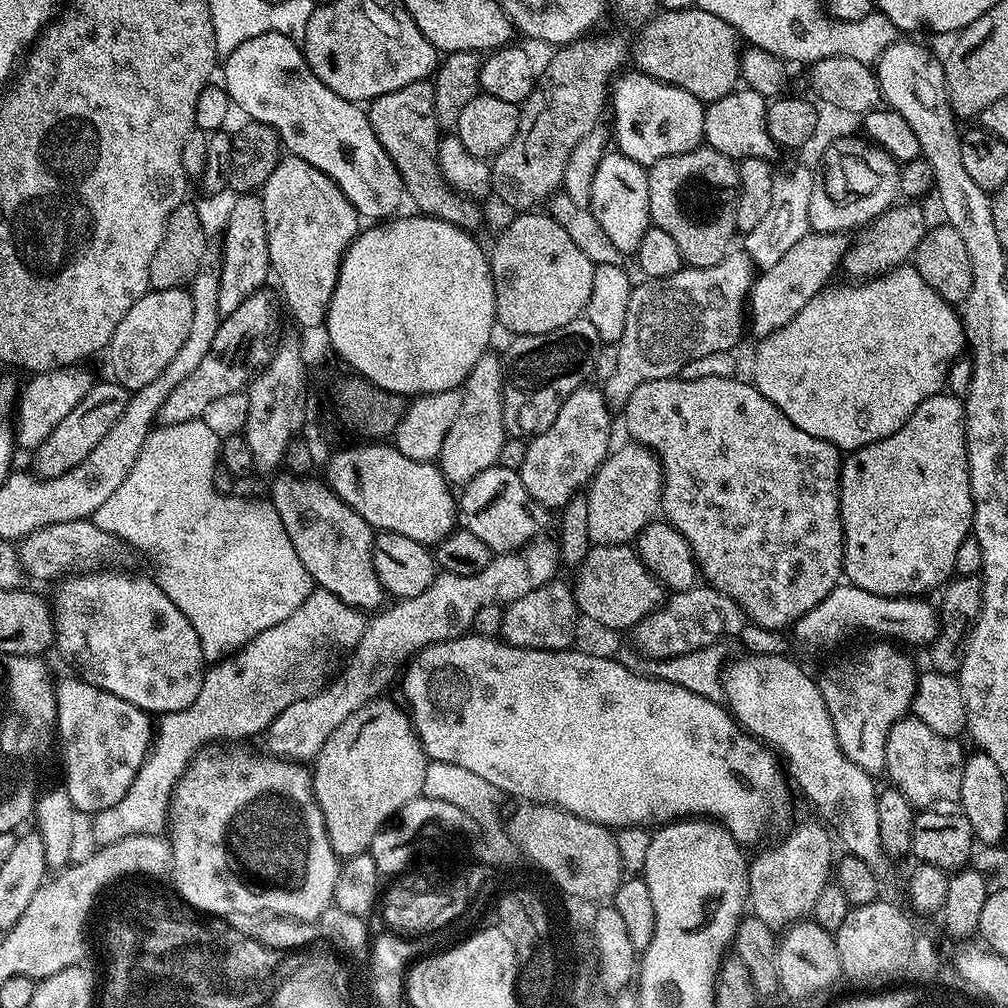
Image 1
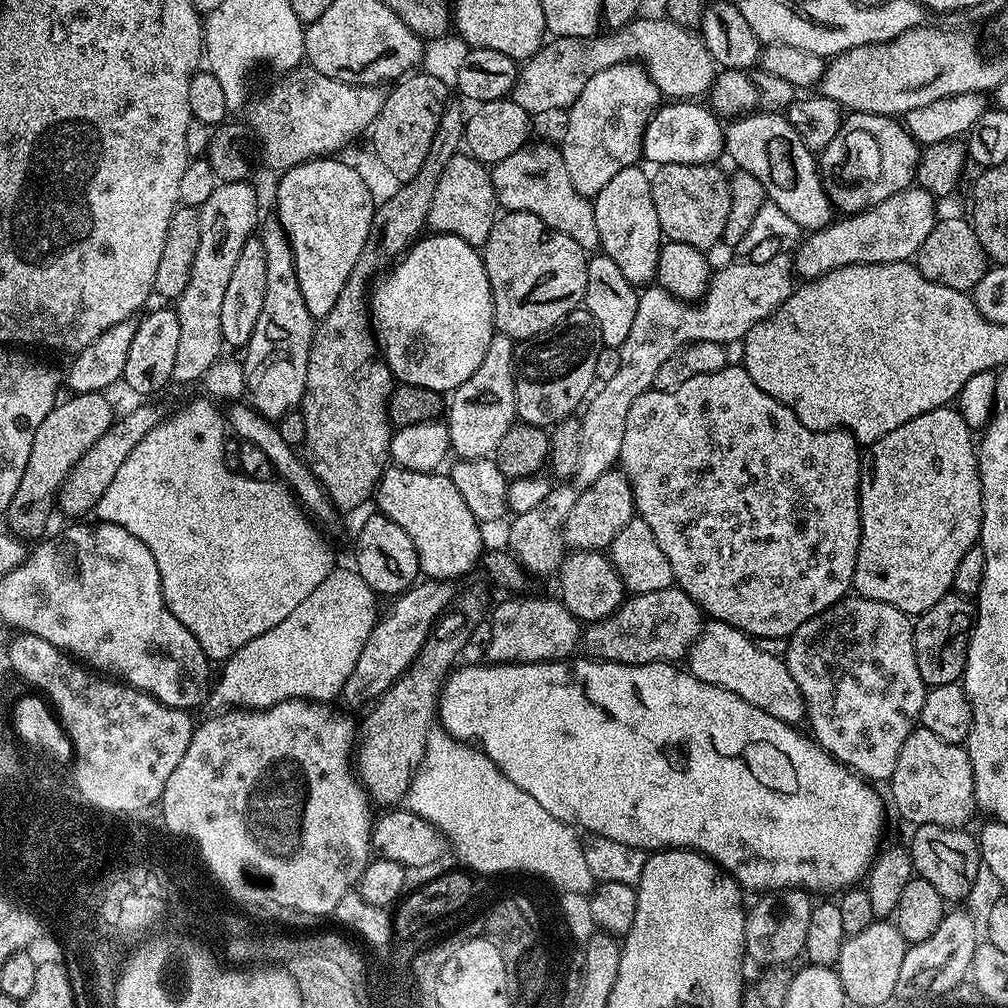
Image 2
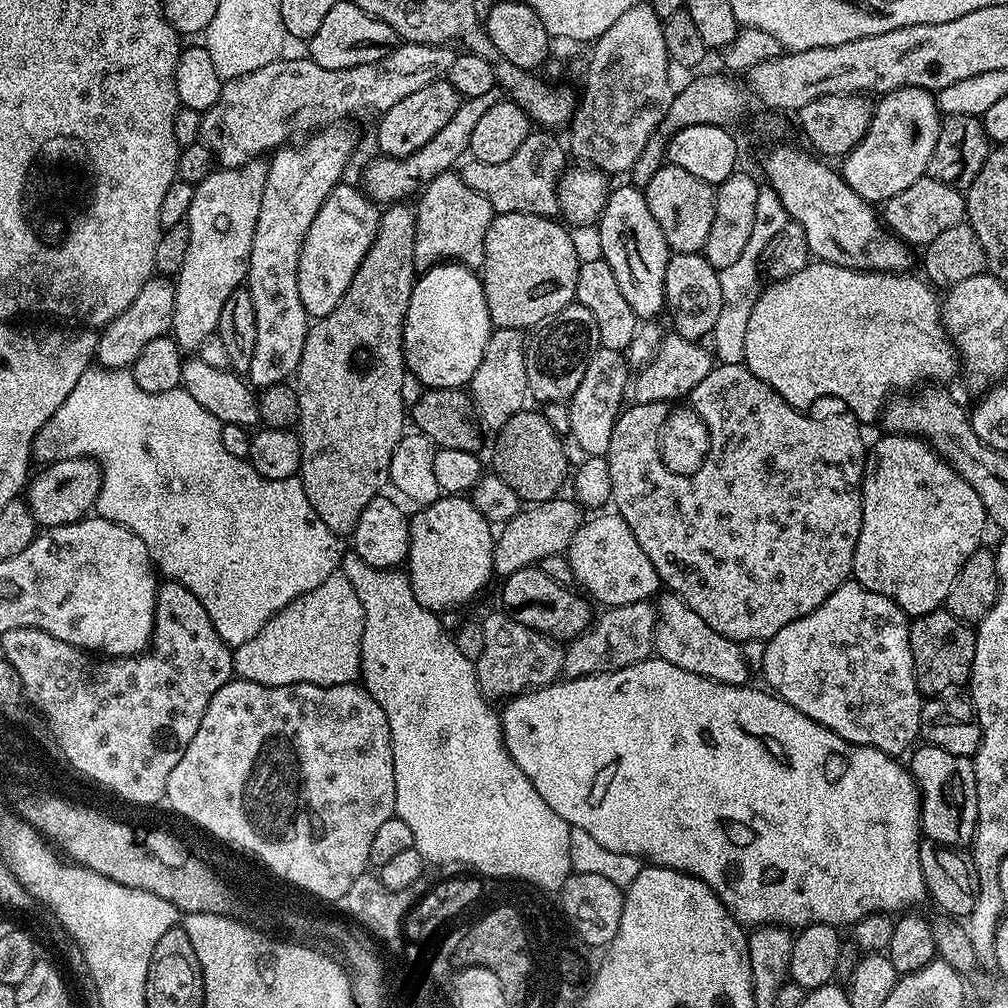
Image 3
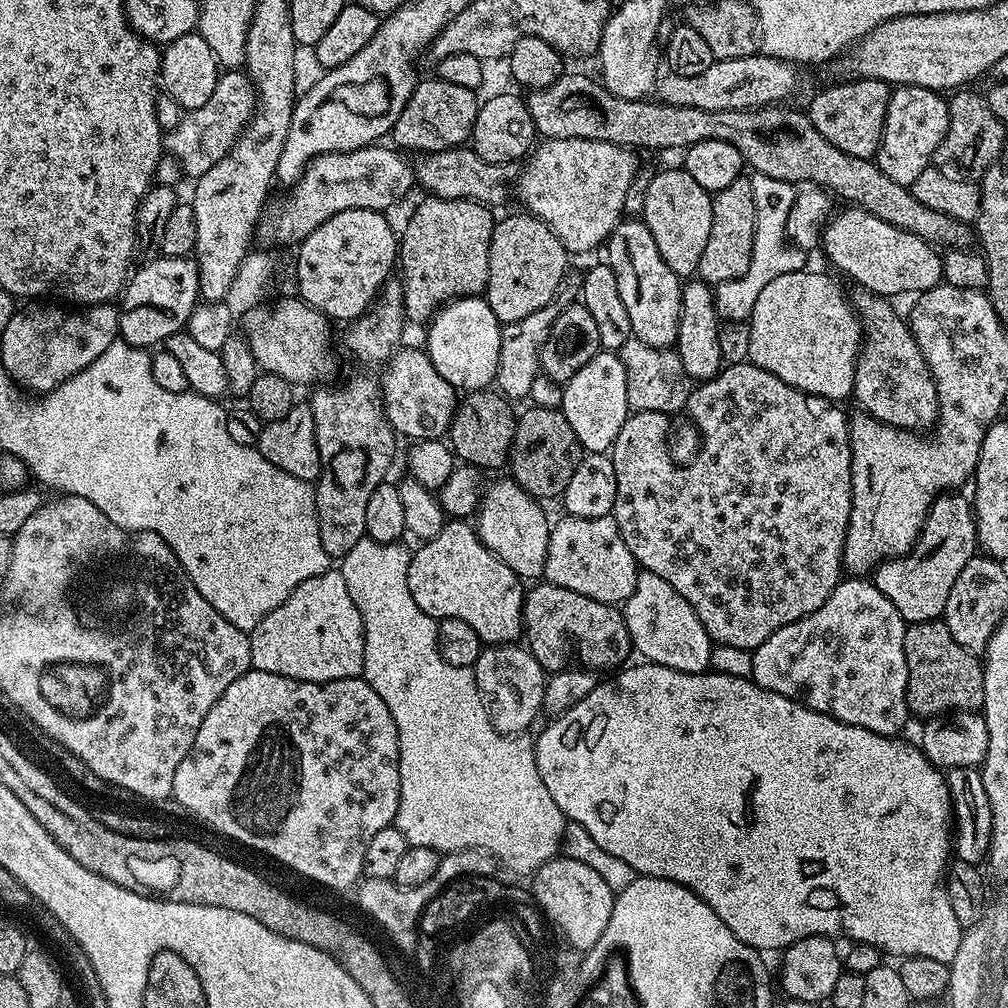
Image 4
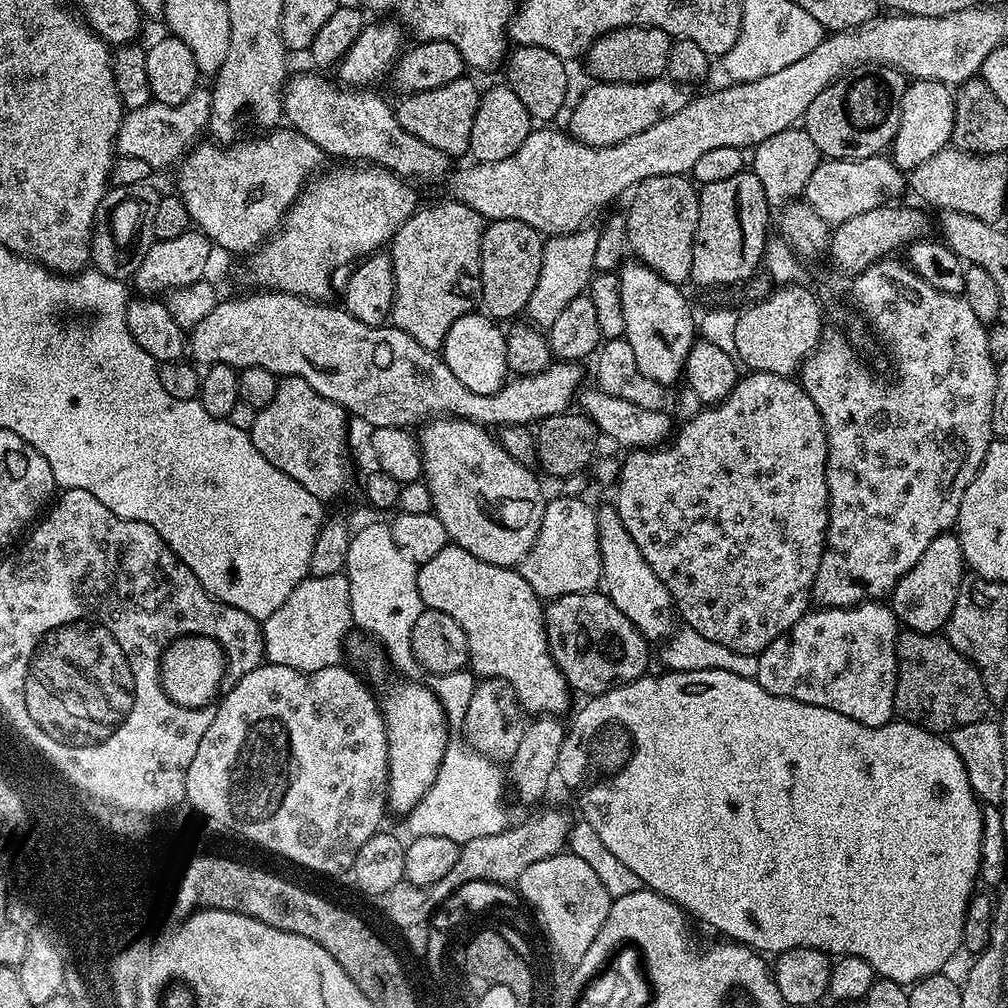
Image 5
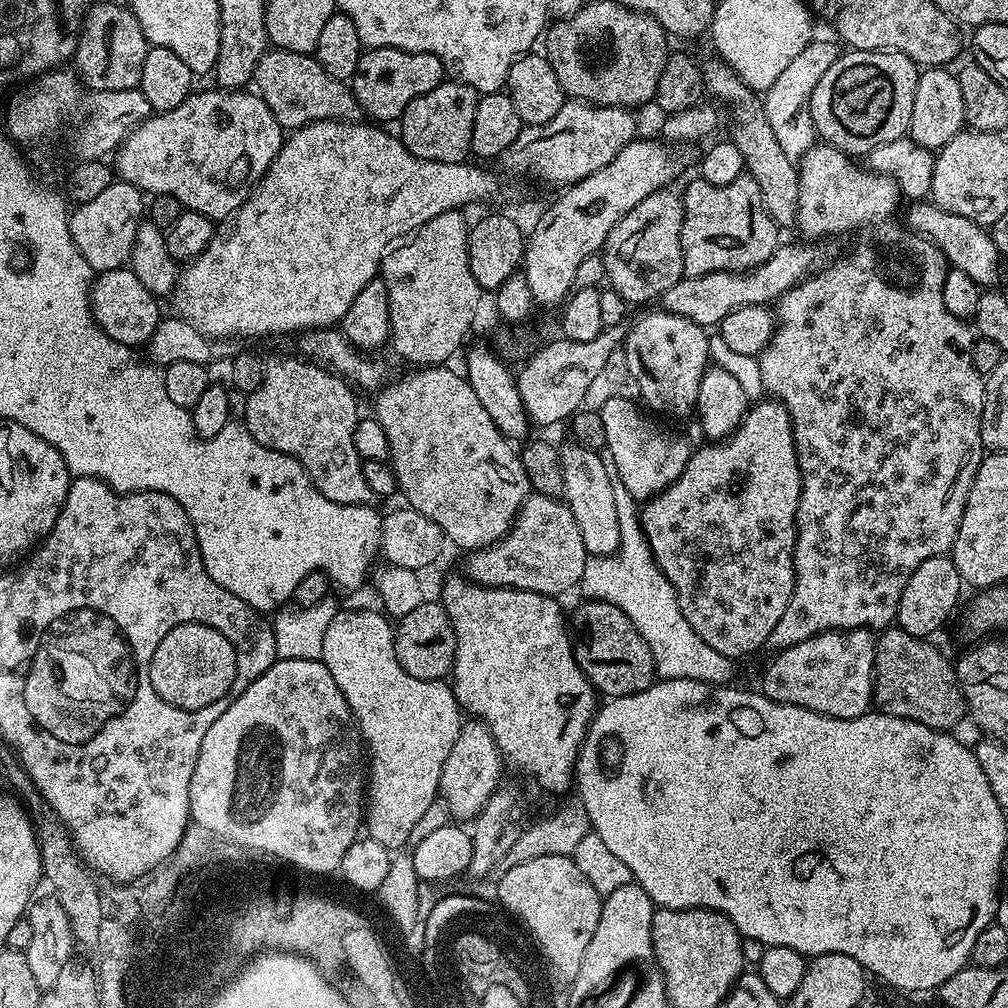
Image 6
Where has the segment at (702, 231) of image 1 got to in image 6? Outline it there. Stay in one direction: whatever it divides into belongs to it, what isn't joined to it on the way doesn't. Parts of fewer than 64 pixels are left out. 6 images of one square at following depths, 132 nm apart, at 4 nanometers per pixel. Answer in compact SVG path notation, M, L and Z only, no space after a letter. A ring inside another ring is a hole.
M661 190L642 198L610 230L602 249L604 280L611 291L622 294L629 306L659 301L674 282L684 277L683 217L683 199L672 190Z

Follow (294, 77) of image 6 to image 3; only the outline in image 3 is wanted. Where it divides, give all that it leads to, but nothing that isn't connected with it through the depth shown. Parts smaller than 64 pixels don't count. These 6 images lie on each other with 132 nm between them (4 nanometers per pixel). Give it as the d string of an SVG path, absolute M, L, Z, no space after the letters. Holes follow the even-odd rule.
M533 130L528 133L526 142L522 142L522 146L518 146L518 151L510 158L506 158L506 162L478 162L469 159L463 165L462 175L466 186L470 186L470 190L478 190L478 194L482 194L490 202L493 213L496 214L534 214L535 216L546 216L556 218L561 215L560 211L560 177L566 171L566 163L564 164L564 152L566 156L566 148L560 145L559 135L553 134L548 130Z

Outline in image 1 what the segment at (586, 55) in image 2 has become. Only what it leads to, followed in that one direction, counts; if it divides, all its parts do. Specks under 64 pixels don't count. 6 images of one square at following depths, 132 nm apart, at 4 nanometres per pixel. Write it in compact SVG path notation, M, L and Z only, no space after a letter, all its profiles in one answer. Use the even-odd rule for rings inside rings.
M699 6L683 8L677 12L661 11L653 15L651 19L643 25L640 37L636 40L636 45L631 45L630 60L634 63L635 71L644 72L650 78L661 80L667 84L678 86L694 98L705 102L711 102L722 98L726 94L735 92L740 79L740 54L742 51L742 40L735 28L731 28L718 14L710 14L702 10Z

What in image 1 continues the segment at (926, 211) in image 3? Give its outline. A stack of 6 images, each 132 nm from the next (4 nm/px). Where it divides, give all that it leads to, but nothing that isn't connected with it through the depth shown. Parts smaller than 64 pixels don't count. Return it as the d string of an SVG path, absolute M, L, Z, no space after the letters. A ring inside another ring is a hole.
M809 230L782 258L771 261L764 273L752 281L752 291L746 297L746 316L752 319L752 332L756 338L763 338L777 332L786 322L790 322L825 288L841 267L844 255L848 253L850 240L843 232L814 232Z

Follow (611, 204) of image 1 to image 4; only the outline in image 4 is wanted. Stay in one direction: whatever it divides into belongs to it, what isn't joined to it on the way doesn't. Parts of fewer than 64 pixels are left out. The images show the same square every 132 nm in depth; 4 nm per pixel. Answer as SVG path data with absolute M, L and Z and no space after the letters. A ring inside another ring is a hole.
M621 219L607 238L607 248L606 263L614 270L614 278L618 281L618 294L622 294L622 302L626 305L633 337L646 342L646 346L672 348L676 343L676 335L680 325L680 311L682 310L681 277L676 276L674 270L670 270L670 266L666 266L662 254L658 254L658 246L654 246L654 236L650 234L643 219Z

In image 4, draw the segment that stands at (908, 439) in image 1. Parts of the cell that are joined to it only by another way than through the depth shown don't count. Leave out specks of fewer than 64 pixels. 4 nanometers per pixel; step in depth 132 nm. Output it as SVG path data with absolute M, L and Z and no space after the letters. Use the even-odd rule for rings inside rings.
M964 494L937 496L928 512L928 517L924 519L920 537L916 540L914 547L904 556L884 561L874 573L874 583L878 586L878 590L882 590L882 594L886 594L890 602L894 602L894 610L902 614L905 625L941 619L946 610L946 598L950 598L950 590L954 586L954 581L958 579L958 574L962 574L966 562L970 562L970 558L977 555L978 541L974 504L969 497L967 500L966 497L960 495Z

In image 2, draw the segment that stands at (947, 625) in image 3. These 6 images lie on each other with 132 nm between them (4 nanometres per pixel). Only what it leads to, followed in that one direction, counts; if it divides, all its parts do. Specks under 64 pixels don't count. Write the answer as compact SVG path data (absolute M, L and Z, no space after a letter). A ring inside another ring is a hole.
M949 594L943 596L930 610L915 617L912 637L914 654L918 662L918 674L922 674L928 688L955 684L964 675L968 643L976 624L976 604L967 596Z

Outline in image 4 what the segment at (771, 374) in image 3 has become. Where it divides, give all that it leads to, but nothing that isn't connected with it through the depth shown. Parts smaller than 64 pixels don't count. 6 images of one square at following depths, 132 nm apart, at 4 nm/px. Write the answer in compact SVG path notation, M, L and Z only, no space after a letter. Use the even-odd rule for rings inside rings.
M803 270L799 272L792 272L782 274L781 277L774 278L772 282L767 283L763 287L762 292L758 295L758 300L754 304L753 312L750 319L747 321L747 328L749 330L749 348L747 359L753 364L757 364L762 370L766 370L770 374L774 374L778 378L782 378L782 382L786 382L790 386L794 386L800 392L808 393L809 397L817 398L816 396L825 396L825 401L828 402L844 402L844 400L853 395L852 387L854 386L854 372L856 370L856 356L860 352L860 345L862 343L862 325L860 317L857 316L855 308L852 307L852 301L840 289L840 284L835 280L835 275L827 276L824 272L810 272L810 270Z

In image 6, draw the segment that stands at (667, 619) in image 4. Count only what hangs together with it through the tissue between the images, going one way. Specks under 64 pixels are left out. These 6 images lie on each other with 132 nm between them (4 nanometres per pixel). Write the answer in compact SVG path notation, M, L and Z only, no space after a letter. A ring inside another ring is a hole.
M568 442L568 445L560 448L560 469L564 483L562 499L570 514L574 514L574 522L578 522L582 546L586 546L589 557L611 556L620 545L618 508L614 506L614 476L605 457L603 460L600 454L575 442Z

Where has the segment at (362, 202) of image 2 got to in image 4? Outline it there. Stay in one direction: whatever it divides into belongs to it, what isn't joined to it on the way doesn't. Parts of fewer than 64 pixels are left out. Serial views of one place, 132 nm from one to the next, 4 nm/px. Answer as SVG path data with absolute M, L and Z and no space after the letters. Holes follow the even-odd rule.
M342 210L342 214L334 214L334 218L326 218L318 230L314 230L300 241L296 256L296 288L299 299L314 306L329 321L344 320L351 322L361 316L372 305L372 301L380 295L385 281L393 273L398 260L398 232L392 229L384 212L374 210Z

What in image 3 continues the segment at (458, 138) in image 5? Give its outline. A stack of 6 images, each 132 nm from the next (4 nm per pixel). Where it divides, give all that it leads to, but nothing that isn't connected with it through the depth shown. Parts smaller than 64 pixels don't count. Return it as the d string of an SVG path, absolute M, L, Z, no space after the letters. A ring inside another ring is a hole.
M447 79L436 80L430 86L422 86L422 90L414 90L414 94L402 98L402 102L394 102L390 110L382 113L379 117L380 125L376 128L376 144L384 156L414 154L422 150L422 146L426 146L426 142L430 142L430 138L434 138L438 130L442 130L442 126L450 122L450 118L454 118L454 110L458 110L461 103L462 98Z

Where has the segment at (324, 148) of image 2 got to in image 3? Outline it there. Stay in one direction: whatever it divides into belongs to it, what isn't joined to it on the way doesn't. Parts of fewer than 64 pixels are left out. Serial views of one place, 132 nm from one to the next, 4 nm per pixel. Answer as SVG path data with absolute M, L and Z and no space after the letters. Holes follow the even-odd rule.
M404 42L393 48L392 53L378 62L342 70L330 70L326 66L318 66L310 58L275 60L262 66L262 70L254 70L250 74L234 78L221 87L218 102L214 102L214 106L201 115L200 136L211 148L213 157L223 167L237 168L248 160L263 157L278 148L285 147L293 139L291 136L295 132L305 131L304 133L312 134L325 126L332 126L335 120L346 119L347 116L364 116L367 112L382 114L390 110L394 102L402 102L402 98L414 94L414 90L422 90L422 86L430 86L436 80L445 79L457 57L457 53L451 52L452 50L451 47L442 44Z

